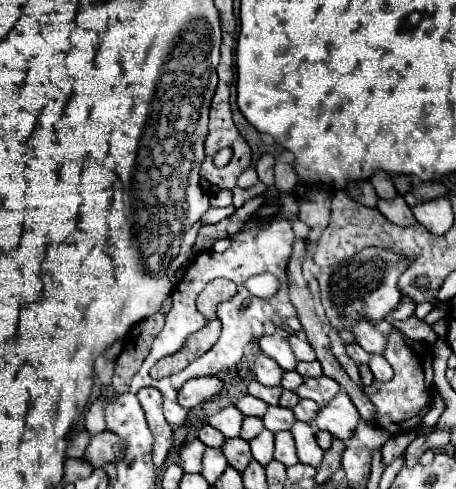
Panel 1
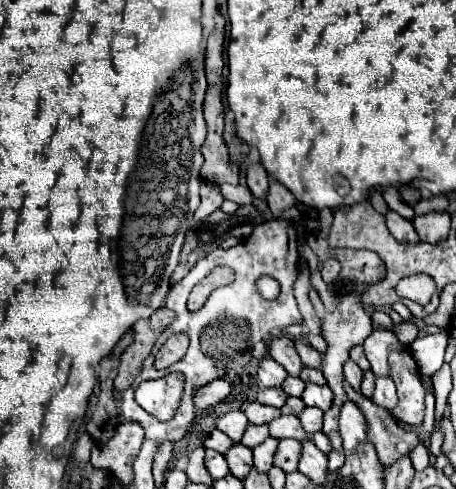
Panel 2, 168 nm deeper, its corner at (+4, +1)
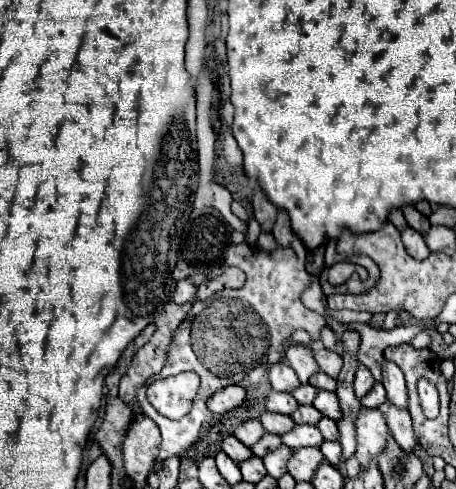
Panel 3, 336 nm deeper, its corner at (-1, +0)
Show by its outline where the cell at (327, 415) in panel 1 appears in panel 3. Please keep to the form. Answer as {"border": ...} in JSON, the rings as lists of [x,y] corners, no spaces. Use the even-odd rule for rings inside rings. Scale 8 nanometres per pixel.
{"border":[[[362,409],[356,419],[356,433],[358,433],[358,447],[354,457],[366,469],[368,463],[386,449],[390,429],[386,425],[384,415],[378,409]]]}

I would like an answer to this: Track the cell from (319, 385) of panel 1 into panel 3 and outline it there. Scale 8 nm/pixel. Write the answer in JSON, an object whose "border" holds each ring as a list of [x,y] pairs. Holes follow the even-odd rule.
{"border":[[[318,391],[316,399],[314,399],[314,407],[324,415],[324,417],[330,417],[334,421],[338,421],[342,417],[342,411],[340,411],[340,403],[338,403],[338,397],[330,391]]]}

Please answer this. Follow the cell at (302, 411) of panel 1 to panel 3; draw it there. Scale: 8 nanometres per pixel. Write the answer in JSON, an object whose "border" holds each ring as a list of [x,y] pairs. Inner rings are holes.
{"border":[[[322,417],[316,425],[320,429],[320,433],[324,435],[326,441],[336,441],[338,439],[338,427],[336,427],[336,421],[328,419],[328,417]]]}

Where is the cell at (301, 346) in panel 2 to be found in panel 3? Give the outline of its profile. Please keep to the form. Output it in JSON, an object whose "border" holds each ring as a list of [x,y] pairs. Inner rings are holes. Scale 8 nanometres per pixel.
{"border":[[[318,349],[316,351],[316,361],[320,365],[320,369],[330,375],[330,377],[338,377],[340,369],[342,369],[342,357],[336,353],[336,351],[330,351],[330,349]]]}

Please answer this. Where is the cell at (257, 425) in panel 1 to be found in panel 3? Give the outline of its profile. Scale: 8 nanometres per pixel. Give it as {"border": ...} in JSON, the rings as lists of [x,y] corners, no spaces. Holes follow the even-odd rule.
{"border":[[[266,433],[266,435],[252,447],[252,453],[254,453],[256,457],[264,457],[268,451],[274,451],[276,447],[280,447],[280,443],[282,443],[280,435],[270,435],[270,433]]]}

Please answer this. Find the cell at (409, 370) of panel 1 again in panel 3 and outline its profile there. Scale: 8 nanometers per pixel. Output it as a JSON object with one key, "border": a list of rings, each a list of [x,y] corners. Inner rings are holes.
{"border":[[[418,383],[418,395],[420,395],[420,401],[422,401],[424,415],[428,419],[434,419],[438,415],[438,391],[436,391],[436,385]]]}

